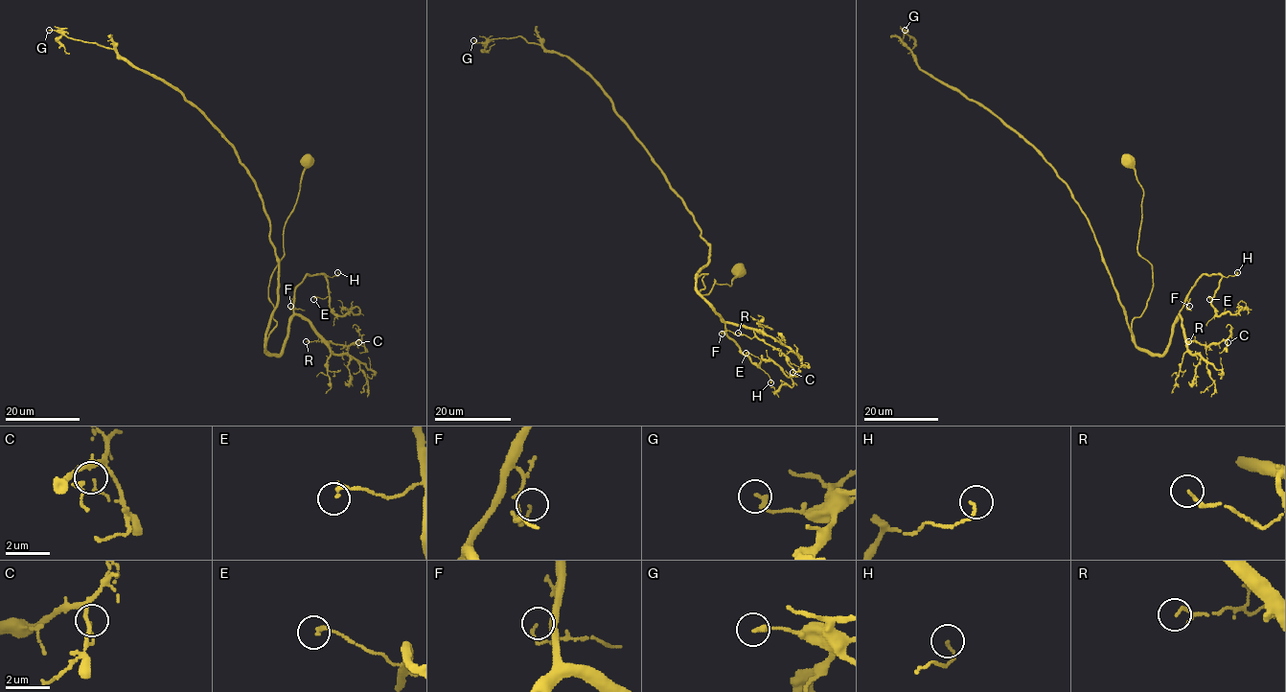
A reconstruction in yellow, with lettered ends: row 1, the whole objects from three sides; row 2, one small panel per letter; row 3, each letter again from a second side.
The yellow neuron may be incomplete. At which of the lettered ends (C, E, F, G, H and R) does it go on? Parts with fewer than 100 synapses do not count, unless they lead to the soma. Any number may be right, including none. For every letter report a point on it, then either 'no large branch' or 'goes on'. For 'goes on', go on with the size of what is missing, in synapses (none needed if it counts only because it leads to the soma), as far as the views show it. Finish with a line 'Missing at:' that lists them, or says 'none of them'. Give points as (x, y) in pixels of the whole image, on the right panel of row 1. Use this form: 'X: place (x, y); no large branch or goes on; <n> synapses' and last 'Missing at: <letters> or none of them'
C: place (1228, 342); no large branch
E: place (1209, 299); no large branch
F: place (1189, 306); no large branch
G: place (905, 30); no large branch
H: place (1237, 272); no large branch
R: place (1188, 341); no large branch
Missing at: none of them

